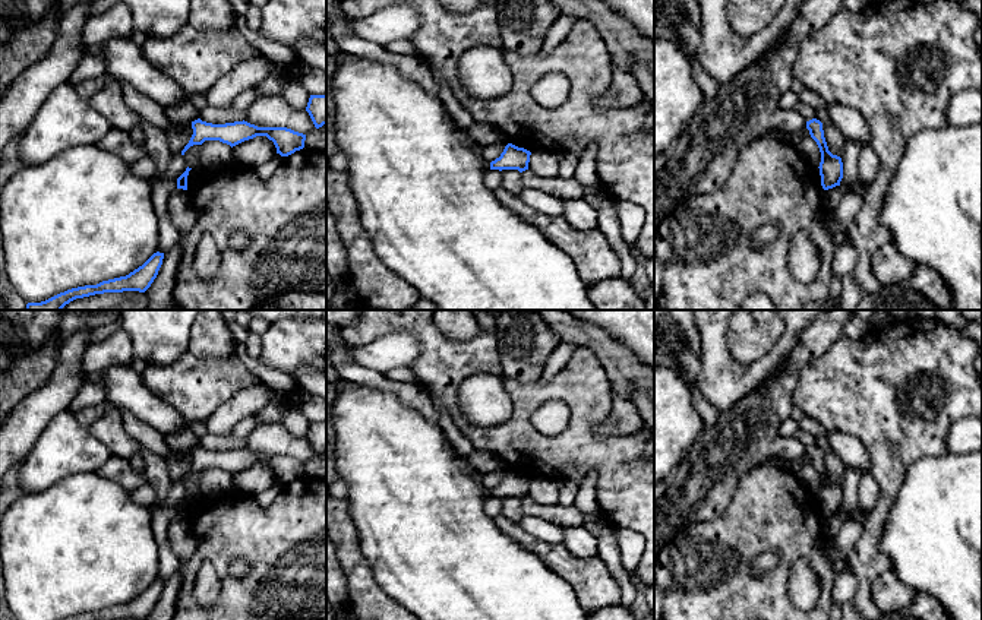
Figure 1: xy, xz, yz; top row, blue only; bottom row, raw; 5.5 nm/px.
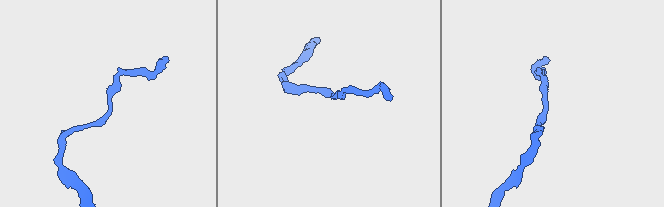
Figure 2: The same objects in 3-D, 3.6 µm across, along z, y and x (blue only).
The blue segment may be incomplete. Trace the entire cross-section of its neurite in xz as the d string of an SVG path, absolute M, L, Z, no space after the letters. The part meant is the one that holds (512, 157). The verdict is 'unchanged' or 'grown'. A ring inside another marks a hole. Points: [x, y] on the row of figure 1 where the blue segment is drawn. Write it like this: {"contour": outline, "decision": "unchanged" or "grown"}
{"contour": "M508 143L499 158L490 162L490 170L518 170L520 173L528 170L531 152Z", "decision": "unchanged"}

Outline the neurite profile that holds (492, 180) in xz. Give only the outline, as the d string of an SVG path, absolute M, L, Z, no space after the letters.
M487 170L483 181L489 190L495 192L502 186L502 174L499 170Z

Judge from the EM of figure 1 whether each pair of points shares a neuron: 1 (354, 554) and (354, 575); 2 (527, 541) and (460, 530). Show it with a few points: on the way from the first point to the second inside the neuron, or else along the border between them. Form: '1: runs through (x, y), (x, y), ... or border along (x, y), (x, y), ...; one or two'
1: runs through (354, 559), (354, 571); one
2: border along (492, 519), (505, 534), (539, 559); two

